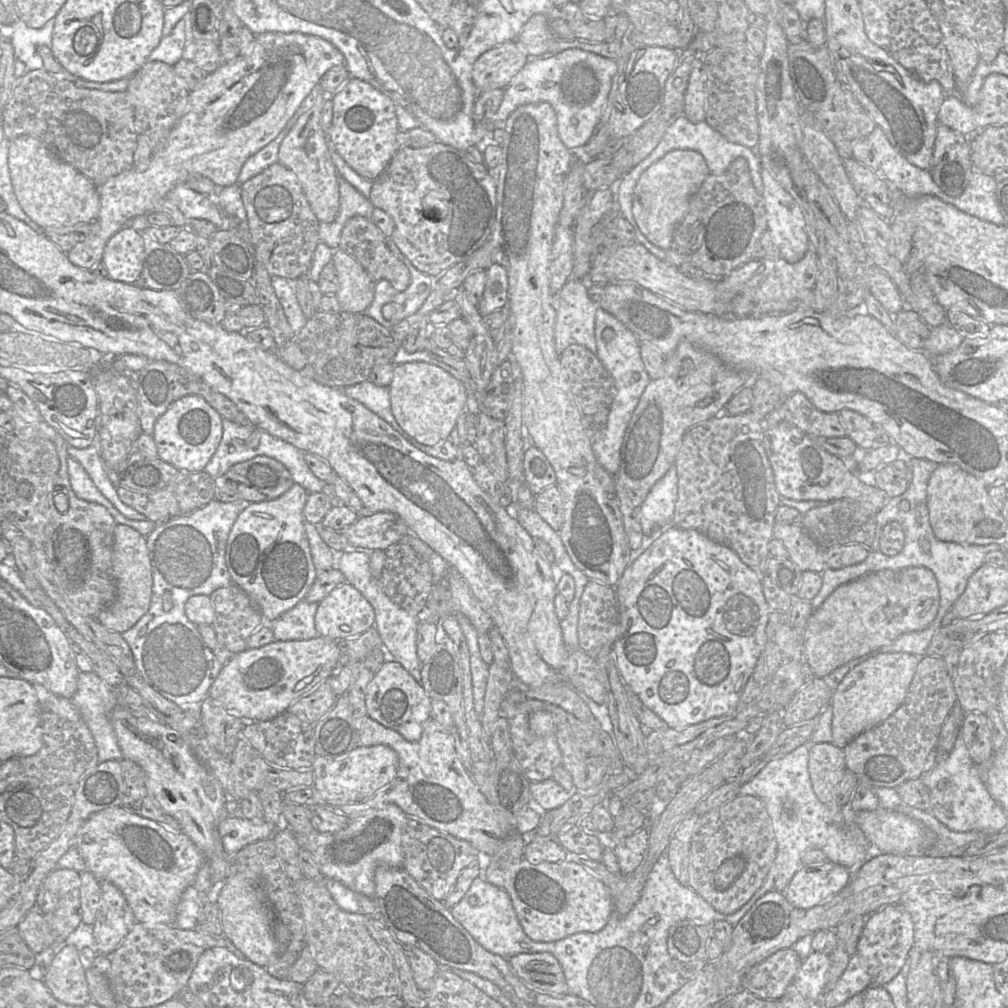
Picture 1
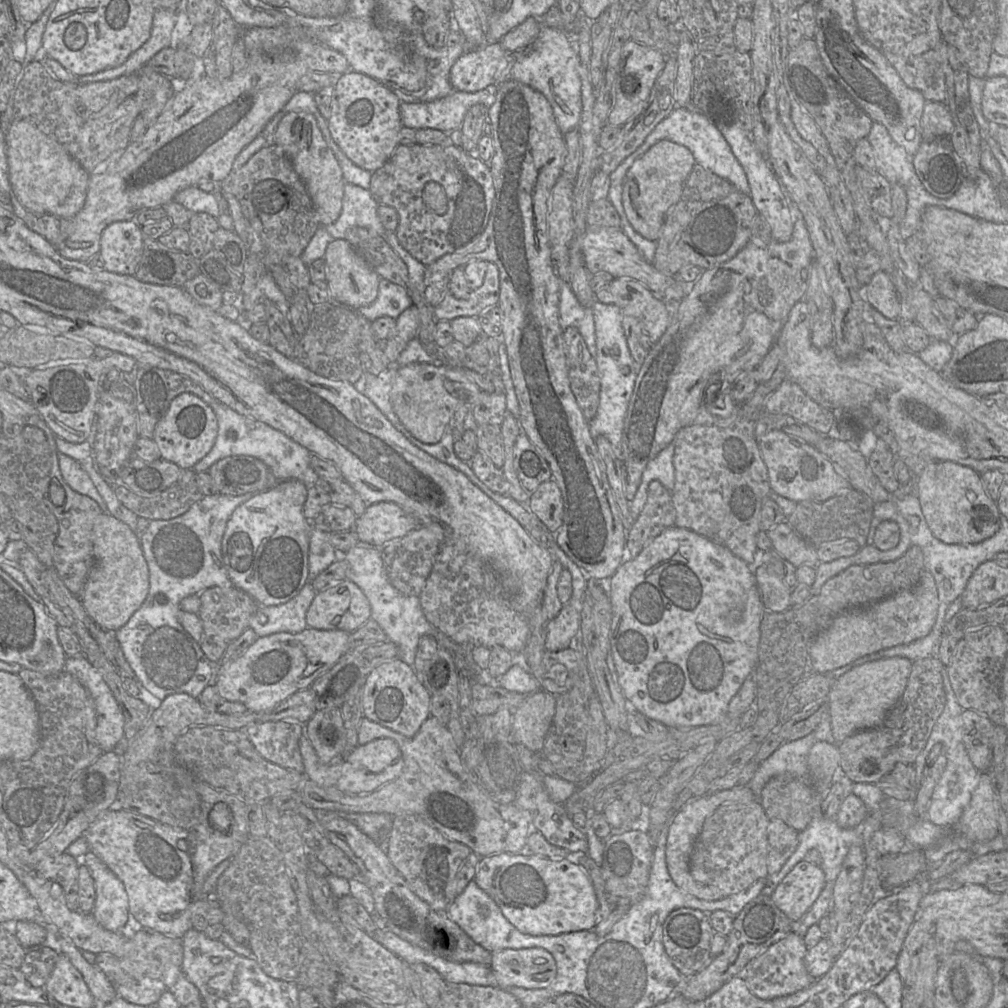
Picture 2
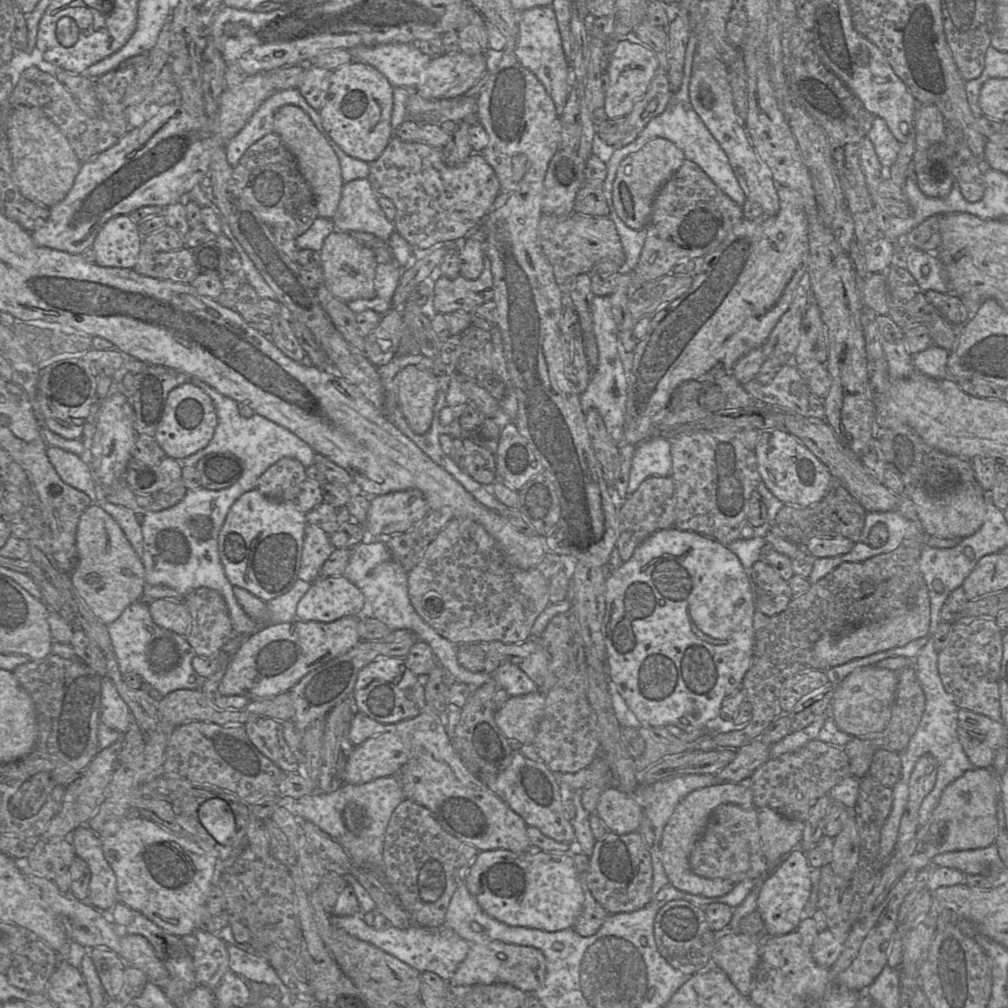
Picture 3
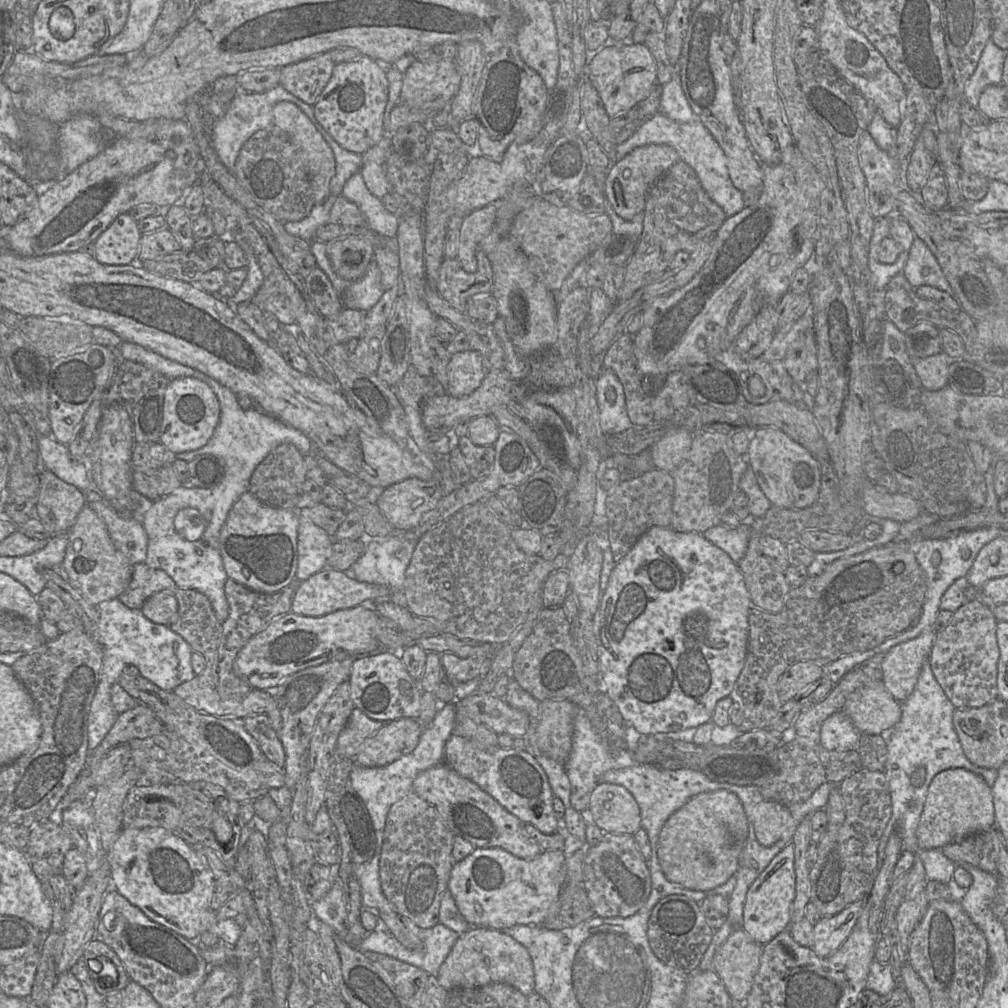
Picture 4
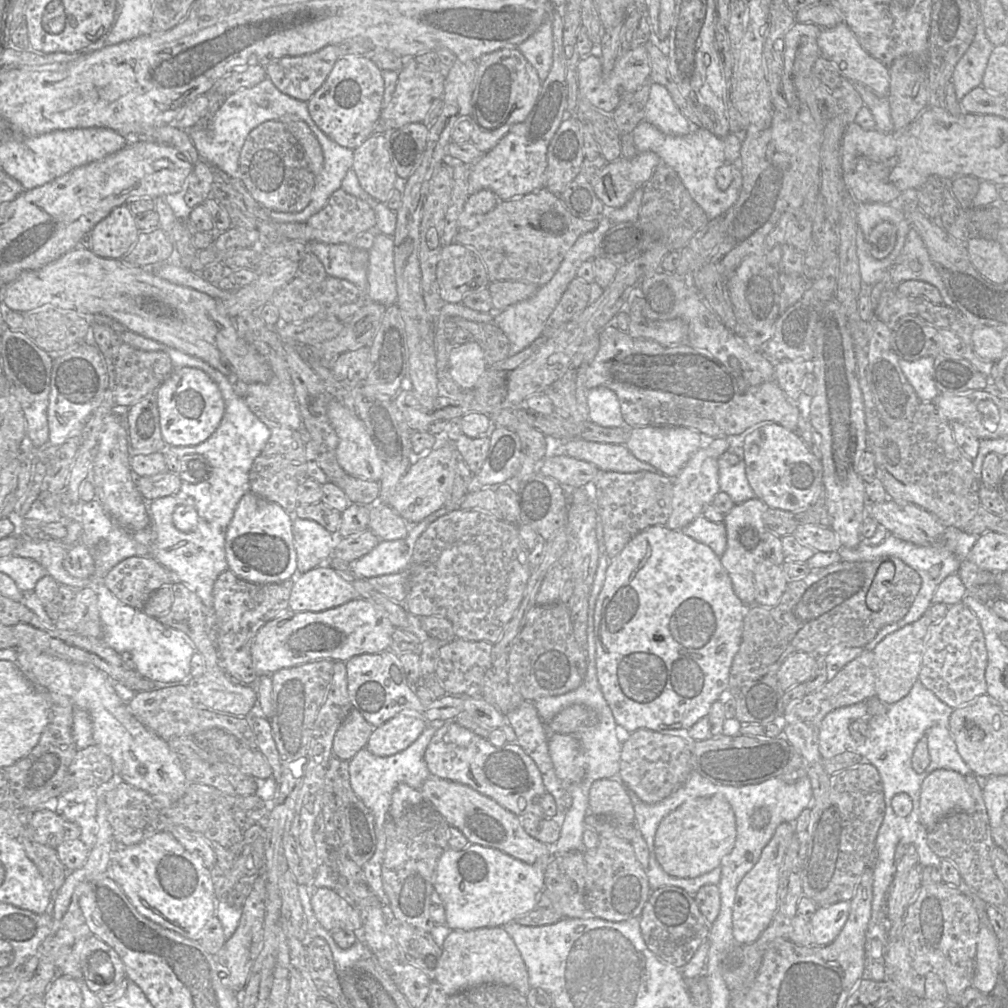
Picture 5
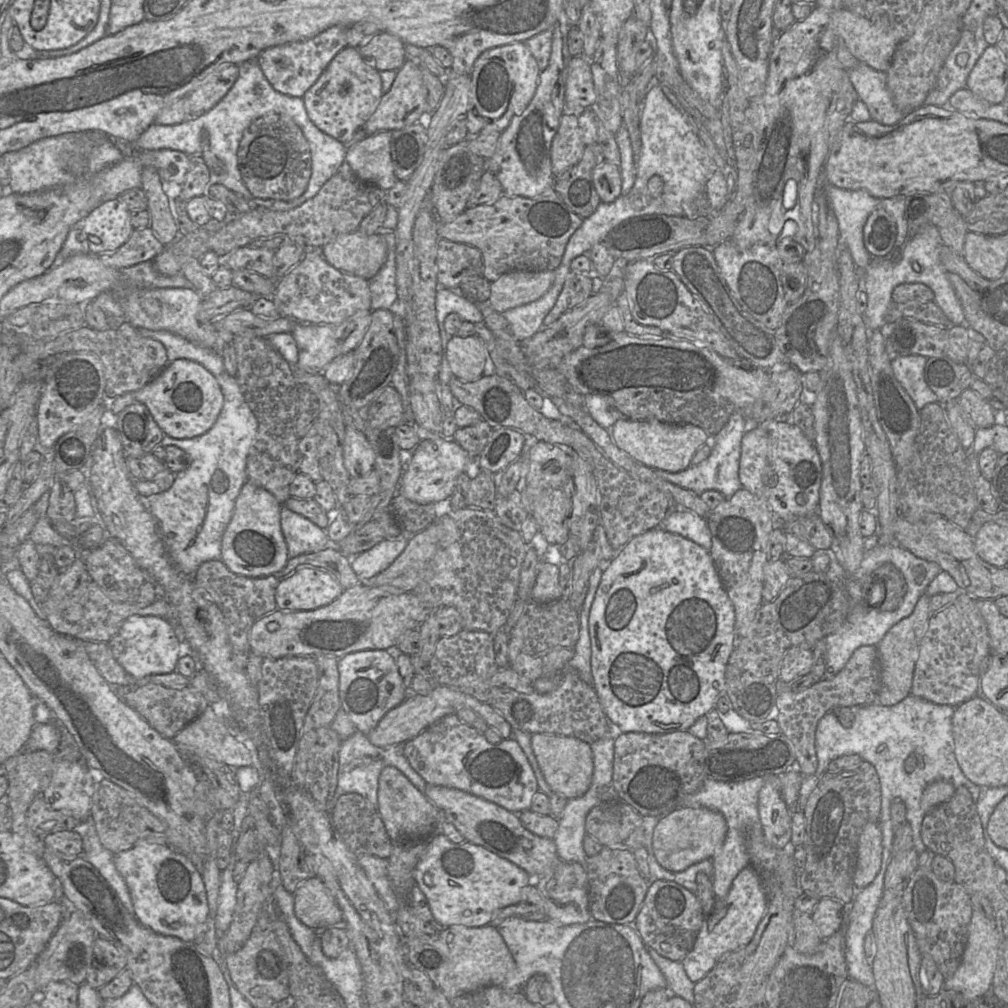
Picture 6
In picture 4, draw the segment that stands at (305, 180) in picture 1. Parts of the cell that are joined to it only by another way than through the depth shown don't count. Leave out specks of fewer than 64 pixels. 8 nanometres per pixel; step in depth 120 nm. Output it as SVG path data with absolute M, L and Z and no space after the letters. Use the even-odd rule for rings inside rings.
M279 102L273 108L272 124L286 133L299 150L299 157L308 174L315 204L322 204L330 194L330 182L335 174L335 158L330 146L309 118L293 103Z

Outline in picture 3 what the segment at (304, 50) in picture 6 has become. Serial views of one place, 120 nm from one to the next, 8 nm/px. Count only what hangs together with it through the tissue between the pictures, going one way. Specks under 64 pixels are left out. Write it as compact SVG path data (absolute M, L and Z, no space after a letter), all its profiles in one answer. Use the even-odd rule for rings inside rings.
M312 64L307 65L304 79L298 87L307 103L318 112L323 107L330 88L331 75L330 70Z

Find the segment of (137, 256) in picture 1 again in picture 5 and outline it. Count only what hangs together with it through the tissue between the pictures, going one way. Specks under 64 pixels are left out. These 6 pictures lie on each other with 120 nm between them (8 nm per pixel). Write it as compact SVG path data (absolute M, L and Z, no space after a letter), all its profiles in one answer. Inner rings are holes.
M127 205L114 208L90 231L92 252L102 258L122 259L132 249L140 230Z

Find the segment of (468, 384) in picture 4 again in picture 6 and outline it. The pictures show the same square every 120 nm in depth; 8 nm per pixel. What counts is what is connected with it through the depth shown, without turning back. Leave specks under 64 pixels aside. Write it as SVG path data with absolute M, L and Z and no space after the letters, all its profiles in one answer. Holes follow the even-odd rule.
M452 336L447 344L446 358L454 377L475 382L489 370L488 351L477 336Z

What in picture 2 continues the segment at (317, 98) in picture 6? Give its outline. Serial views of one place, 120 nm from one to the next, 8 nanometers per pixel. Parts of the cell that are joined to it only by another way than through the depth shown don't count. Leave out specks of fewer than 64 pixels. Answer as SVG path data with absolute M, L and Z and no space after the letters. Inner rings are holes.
M348 70L337 80L331 101L331 116L327 120L331 136L343 153L357 166L371 173L381 168L391 157L399 143L402 122L399 112L400 100L387 87L371 77Z

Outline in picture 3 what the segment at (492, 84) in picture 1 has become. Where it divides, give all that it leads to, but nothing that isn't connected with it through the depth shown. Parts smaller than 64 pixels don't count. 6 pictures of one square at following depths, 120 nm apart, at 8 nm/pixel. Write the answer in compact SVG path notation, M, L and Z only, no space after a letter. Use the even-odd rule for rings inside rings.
M462 51L432 58L414 89L427 100L453 99L464 95L487 70L488 51L468 55Z

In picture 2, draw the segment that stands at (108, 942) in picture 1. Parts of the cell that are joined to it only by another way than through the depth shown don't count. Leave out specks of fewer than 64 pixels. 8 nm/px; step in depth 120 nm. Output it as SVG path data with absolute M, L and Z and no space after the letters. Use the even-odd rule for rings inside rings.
M90 850L80 860L88 867L95 883L96 898L92 915L106 930L119 932L129 916L128 896L122 881Z

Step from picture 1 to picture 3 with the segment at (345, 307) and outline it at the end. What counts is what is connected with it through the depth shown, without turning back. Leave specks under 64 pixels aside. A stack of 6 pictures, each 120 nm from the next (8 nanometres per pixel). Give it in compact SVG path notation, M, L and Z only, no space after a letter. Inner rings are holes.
M333 232L324 240L319 254L324 284L333 296L344 302L375 297L374 279L378 263L371 248L356 241L349 233Z

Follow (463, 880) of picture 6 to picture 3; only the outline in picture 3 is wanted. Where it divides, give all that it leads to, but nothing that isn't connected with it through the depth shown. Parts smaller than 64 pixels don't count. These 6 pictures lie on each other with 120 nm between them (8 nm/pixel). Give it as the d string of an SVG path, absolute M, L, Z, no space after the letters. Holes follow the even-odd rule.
M479 851L463 883L486 914L511 926L549 932L572 928L583 909L582 884L572 854Z

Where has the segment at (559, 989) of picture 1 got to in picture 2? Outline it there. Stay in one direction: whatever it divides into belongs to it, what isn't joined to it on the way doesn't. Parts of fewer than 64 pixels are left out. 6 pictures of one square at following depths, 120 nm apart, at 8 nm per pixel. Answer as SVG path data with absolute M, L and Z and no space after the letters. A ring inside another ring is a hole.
M544 948L502 949L491 953L489 967L500 988L542 989L556 977L556 962Z

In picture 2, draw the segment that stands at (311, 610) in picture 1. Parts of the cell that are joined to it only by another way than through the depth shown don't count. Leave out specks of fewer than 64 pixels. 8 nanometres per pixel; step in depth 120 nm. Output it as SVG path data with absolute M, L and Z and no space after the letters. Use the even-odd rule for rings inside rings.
M308 581L300 592L286 603L275 606L258 606L250 619L249 628L258 637L279 632L302 632L308 628L306 613L316 593L311 582Z

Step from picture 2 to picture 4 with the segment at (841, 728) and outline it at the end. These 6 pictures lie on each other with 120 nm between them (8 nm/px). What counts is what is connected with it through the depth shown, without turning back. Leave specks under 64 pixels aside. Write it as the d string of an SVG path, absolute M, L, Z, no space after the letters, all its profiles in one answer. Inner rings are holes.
M882 681L858 688L847 698L842 710L860 733L870 735L881 735L884 731L892 729L901 718L901 703L894 699Z

